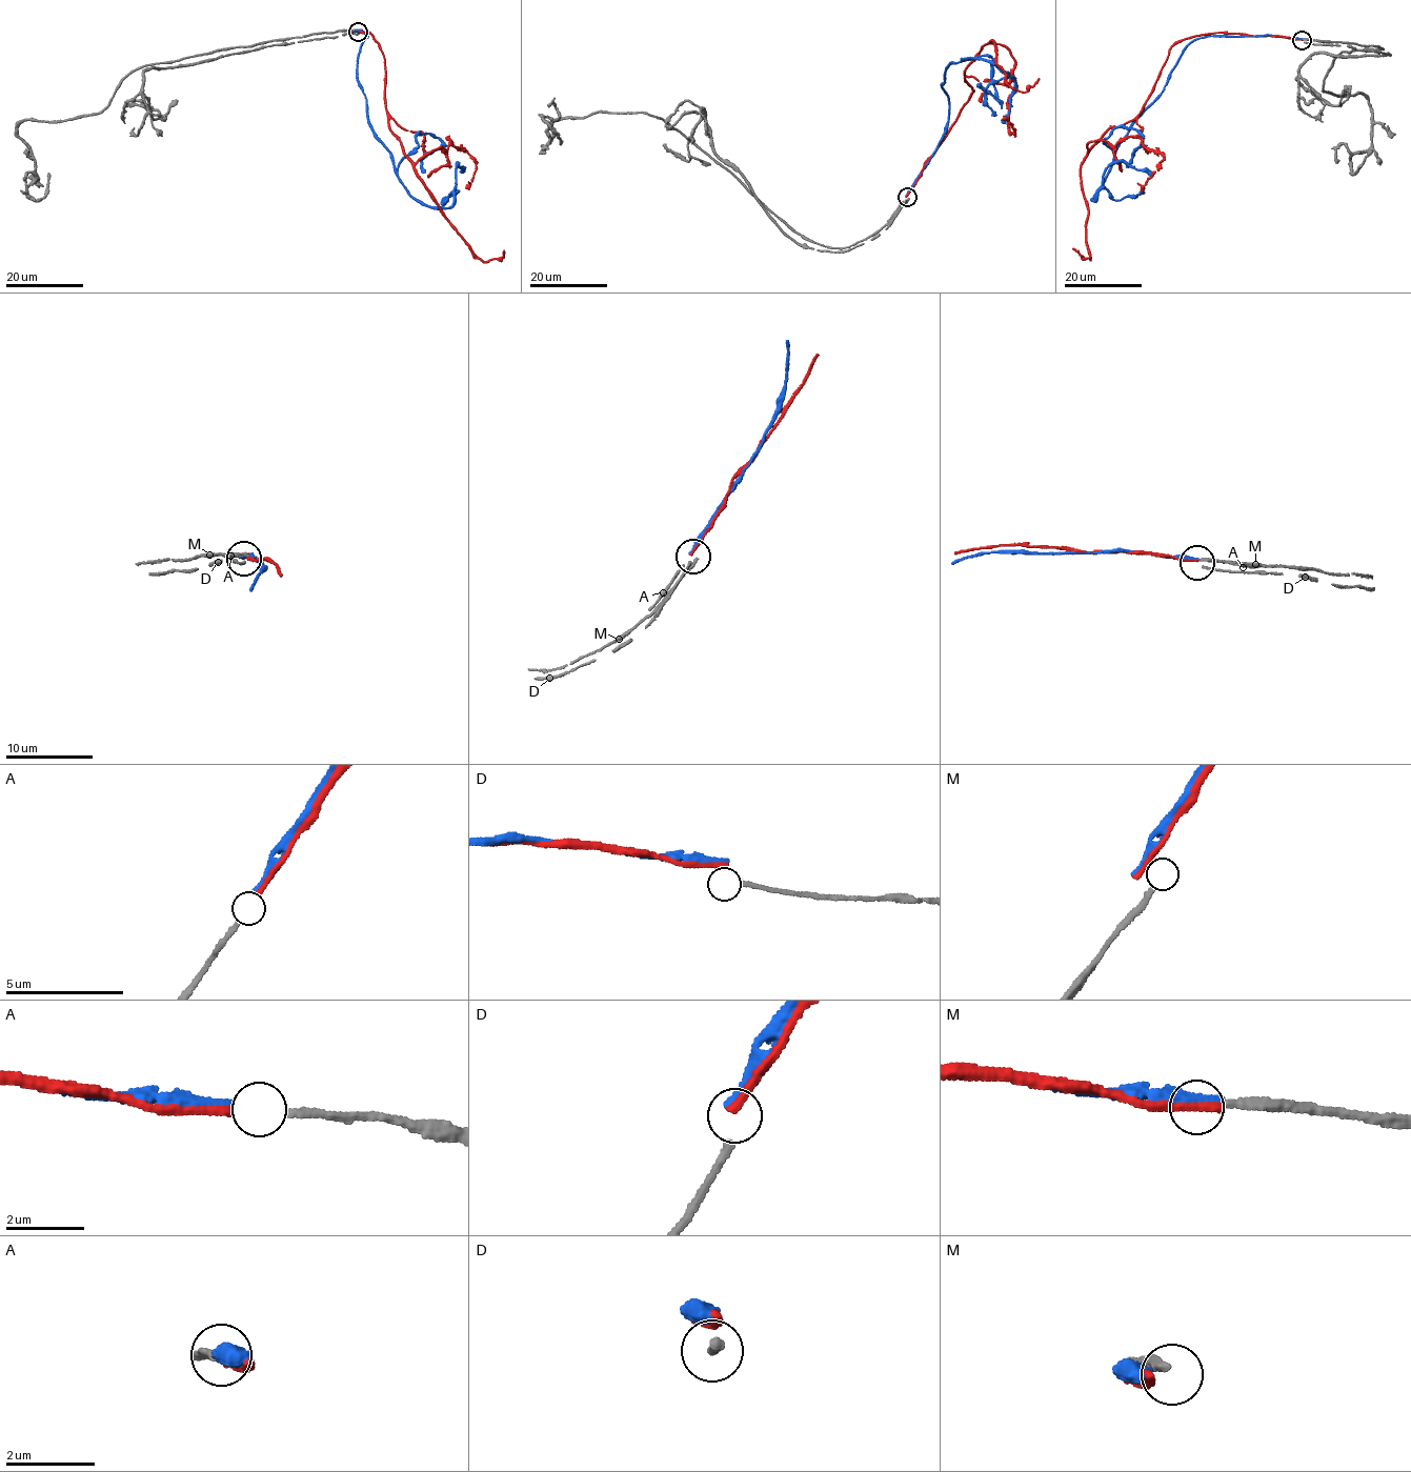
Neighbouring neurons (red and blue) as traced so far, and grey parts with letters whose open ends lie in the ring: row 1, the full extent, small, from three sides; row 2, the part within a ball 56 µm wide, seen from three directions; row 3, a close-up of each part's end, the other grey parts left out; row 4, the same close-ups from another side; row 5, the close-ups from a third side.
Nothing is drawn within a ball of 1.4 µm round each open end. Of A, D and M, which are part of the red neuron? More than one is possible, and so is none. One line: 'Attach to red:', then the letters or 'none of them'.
Attach to red: A

